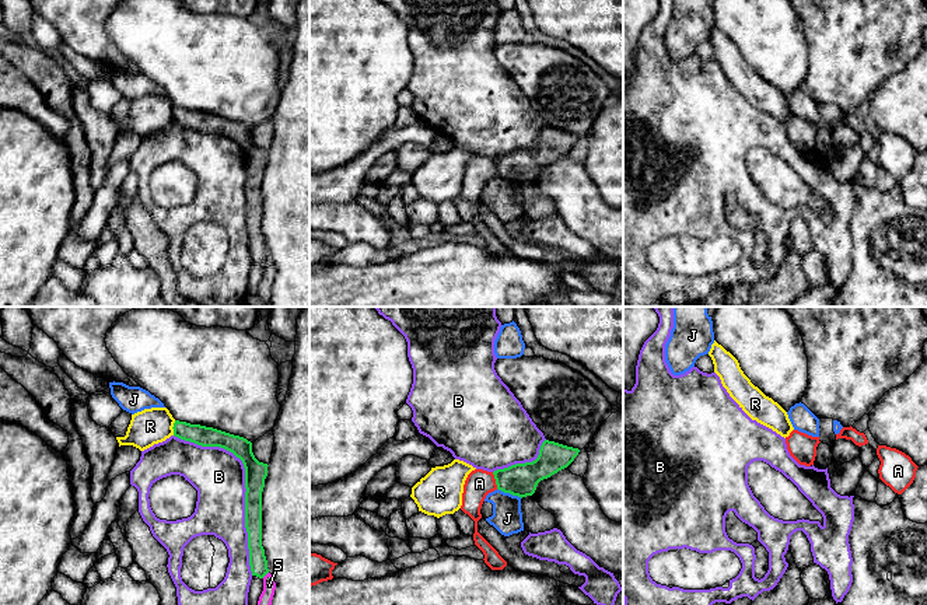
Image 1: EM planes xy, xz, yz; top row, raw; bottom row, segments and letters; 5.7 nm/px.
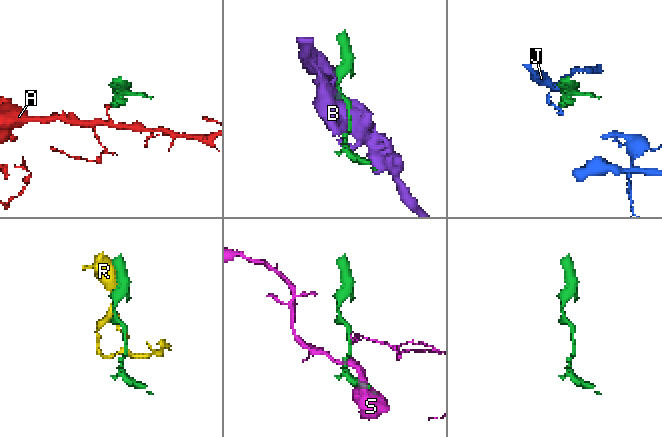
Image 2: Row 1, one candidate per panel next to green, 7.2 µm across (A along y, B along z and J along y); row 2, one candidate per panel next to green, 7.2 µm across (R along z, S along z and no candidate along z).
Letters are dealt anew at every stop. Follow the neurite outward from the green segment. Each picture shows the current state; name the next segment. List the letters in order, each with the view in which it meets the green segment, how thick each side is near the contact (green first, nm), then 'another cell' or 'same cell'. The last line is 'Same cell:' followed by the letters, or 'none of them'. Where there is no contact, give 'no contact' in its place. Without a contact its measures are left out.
A: xz | 190/160 nm | another cell
B: xy | 130/300 nm | another cell
J: xz | 190/180 nm | another cell
R: xy | 120/200 nm | another cell
S: xy | 100/80 nm | another cell
Same cell: none of them

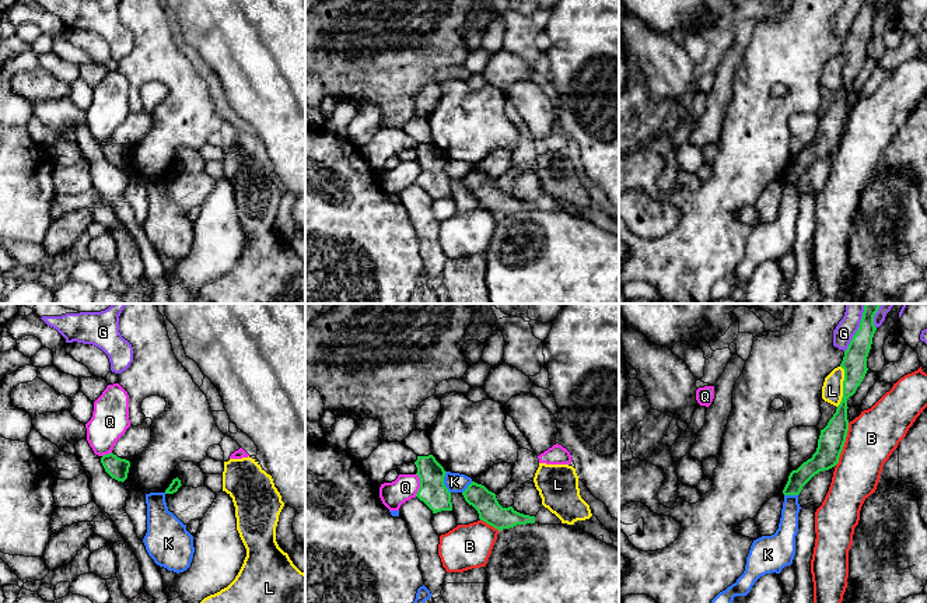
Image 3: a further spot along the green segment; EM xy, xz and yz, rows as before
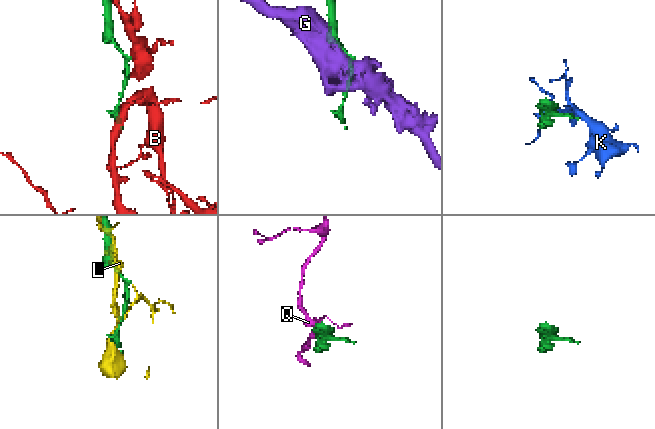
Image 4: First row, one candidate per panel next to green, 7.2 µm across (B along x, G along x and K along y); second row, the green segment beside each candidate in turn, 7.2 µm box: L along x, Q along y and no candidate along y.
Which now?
B: yz | 150/280 nm | another cell
G: yz | 140/120 nm | another cell
K: xz | 160/110 nm | another cell
L: yz | 140/130 nm | another cell
Q: xz | 160/150 nm | another cell
Same cell: none of them

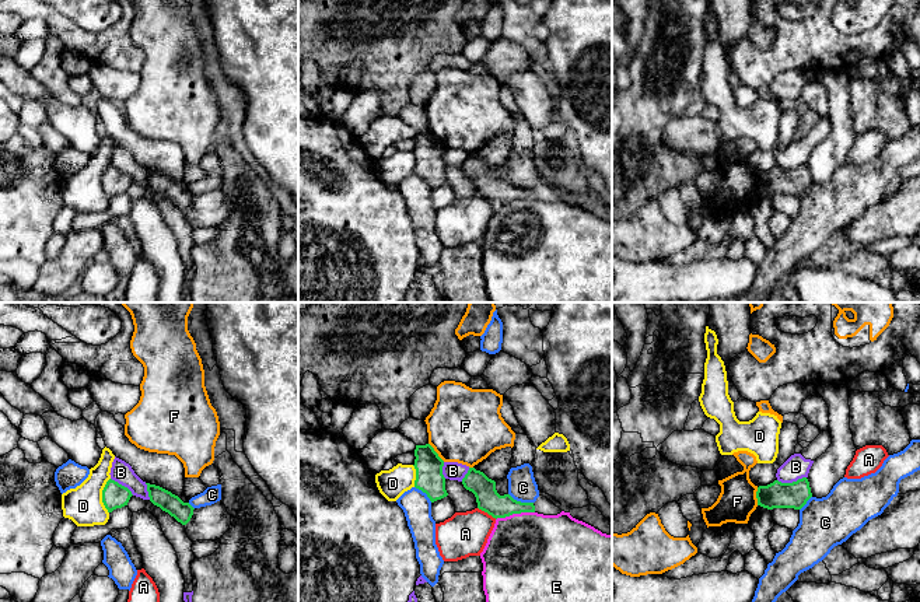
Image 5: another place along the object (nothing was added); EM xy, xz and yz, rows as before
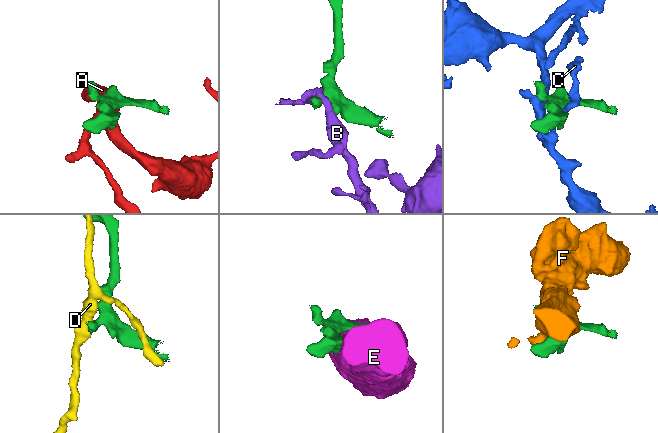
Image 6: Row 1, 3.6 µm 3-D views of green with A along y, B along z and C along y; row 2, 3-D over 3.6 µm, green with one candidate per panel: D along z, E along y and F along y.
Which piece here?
A: xz | 140/260 nm | another cell
B: yz | 150/140 nm | another cell
C: xz | 140/160 nm | another cell
D: xy | 140/220 nm | another cell
E: xz | 140/480 nm | another cell
F: xz | 160/420 nm | another cell
Same cell: none of them

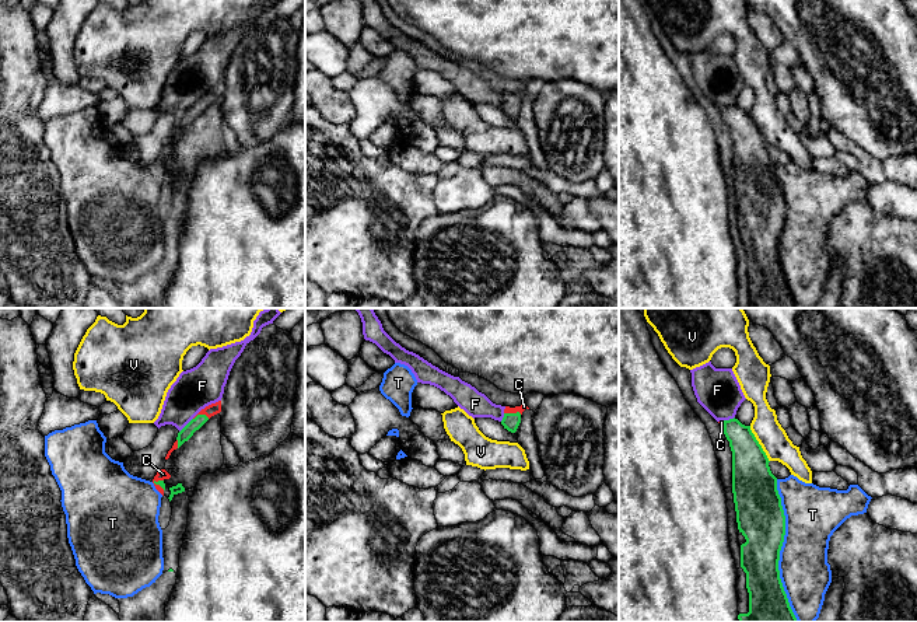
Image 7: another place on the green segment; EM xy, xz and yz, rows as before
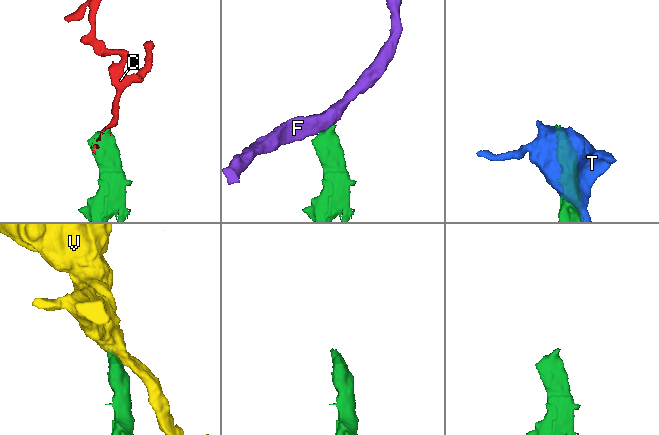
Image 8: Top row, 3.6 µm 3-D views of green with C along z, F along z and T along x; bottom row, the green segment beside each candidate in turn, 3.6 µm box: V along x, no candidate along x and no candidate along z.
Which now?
C: xz | 100/40 nm | same cell
F: xy | 70/240 nm | another cell
T: yz | 280/300 nm | another cell
V: yz | 260/160 nm | another cell
Same cell: C

